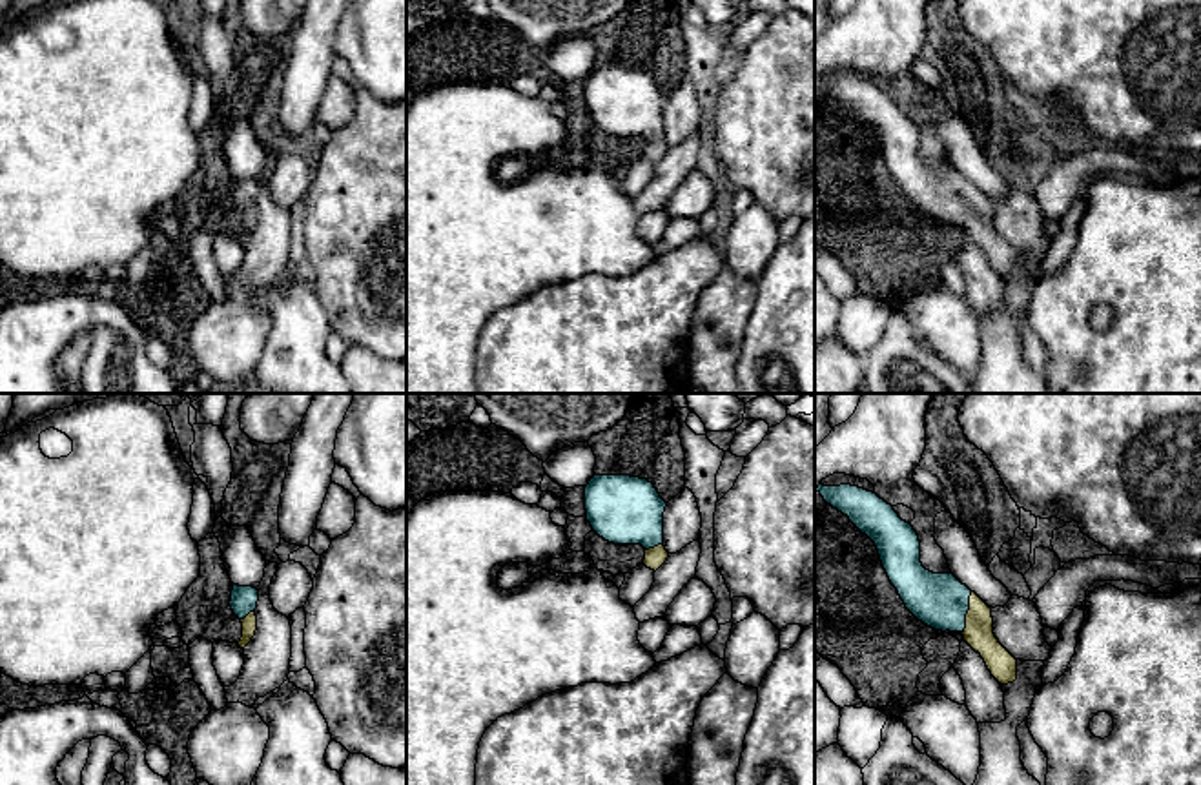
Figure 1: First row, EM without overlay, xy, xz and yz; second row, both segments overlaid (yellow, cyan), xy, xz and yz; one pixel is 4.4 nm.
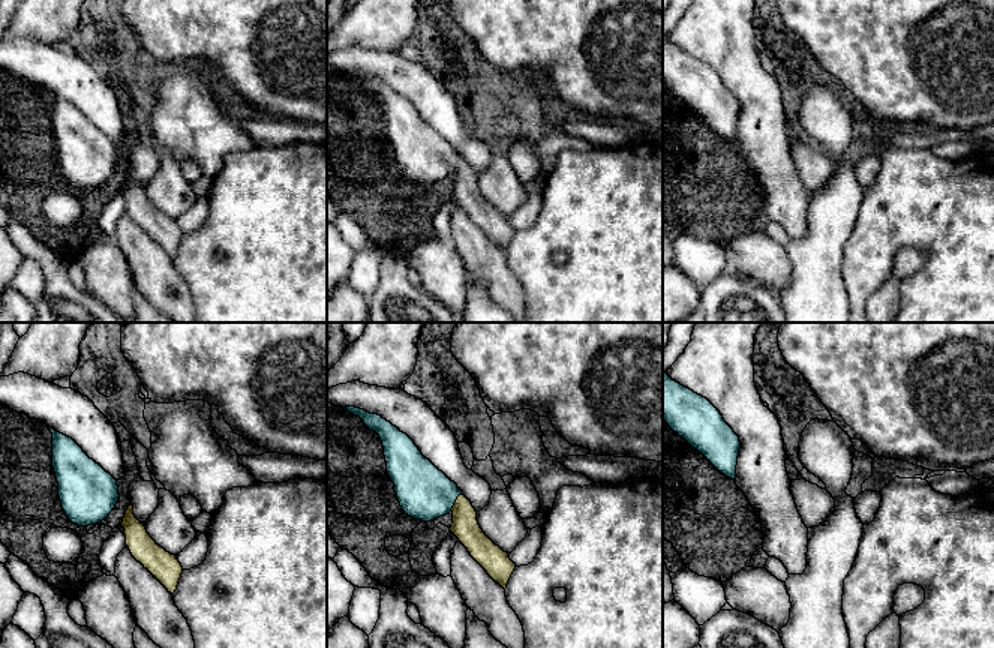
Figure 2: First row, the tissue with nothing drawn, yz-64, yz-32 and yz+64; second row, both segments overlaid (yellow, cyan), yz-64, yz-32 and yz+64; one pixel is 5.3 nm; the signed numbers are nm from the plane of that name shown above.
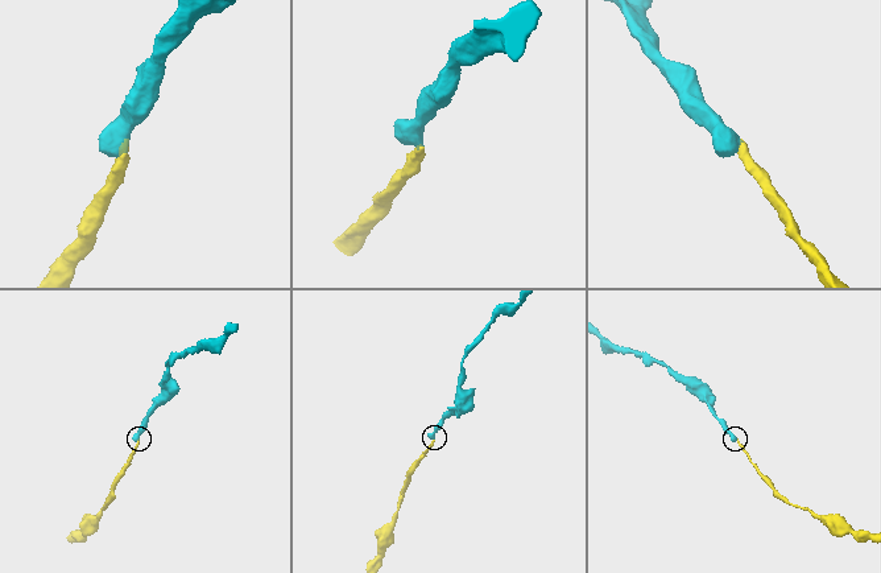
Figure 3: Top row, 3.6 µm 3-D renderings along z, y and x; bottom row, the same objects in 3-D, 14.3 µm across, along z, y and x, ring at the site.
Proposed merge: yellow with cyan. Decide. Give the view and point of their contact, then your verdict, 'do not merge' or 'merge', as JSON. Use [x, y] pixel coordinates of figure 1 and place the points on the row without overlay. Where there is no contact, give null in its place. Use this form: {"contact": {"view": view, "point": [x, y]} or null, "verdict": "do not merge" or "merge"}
{"contact": {"view": "yz", "point": [968, 204]}, "verdict": "merge"}

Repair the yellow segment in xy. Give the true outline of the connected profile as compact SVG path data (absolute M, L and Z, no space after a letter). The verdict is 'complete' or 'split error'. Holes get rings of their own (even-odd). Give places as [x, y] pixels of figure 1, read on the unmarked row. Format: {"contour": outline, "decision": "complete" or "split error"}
{"contour": "M233 177L230 199L231 199L233 206L242 215L242 229L237 235L241 240L244 240L251 233L251 229L255 228L255 222L257 222L257 208L255 208L257 193L259 193L259 182L257 180Z", "decision": "split error"}

